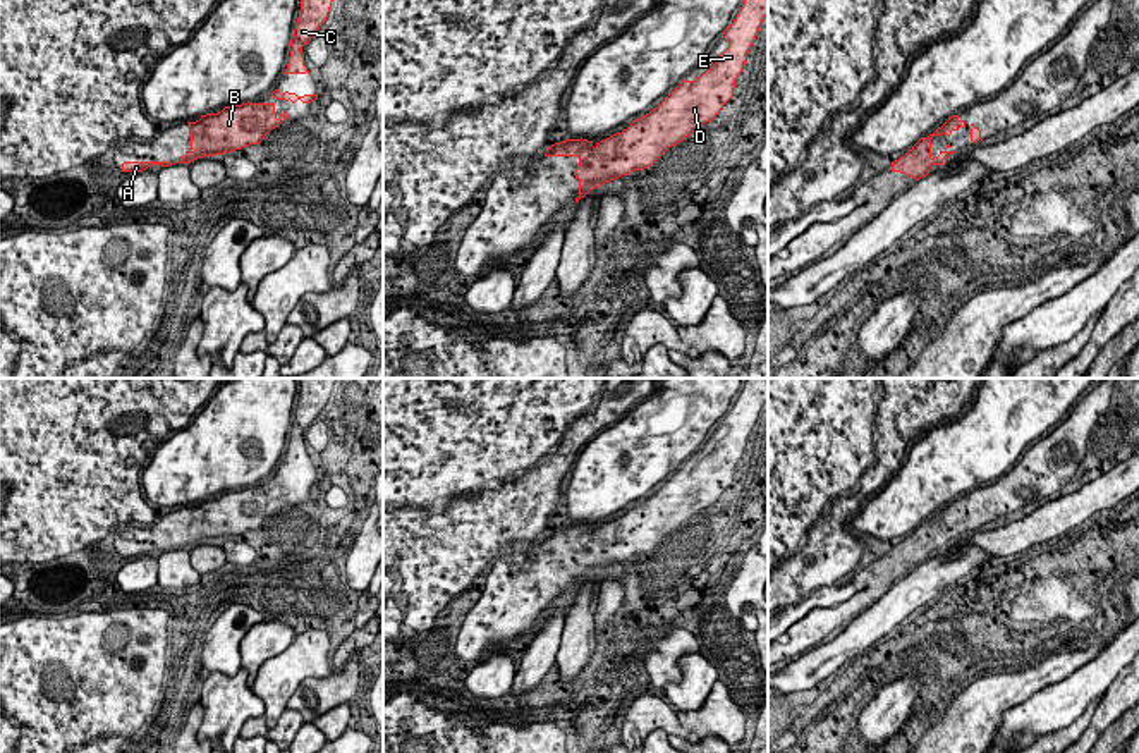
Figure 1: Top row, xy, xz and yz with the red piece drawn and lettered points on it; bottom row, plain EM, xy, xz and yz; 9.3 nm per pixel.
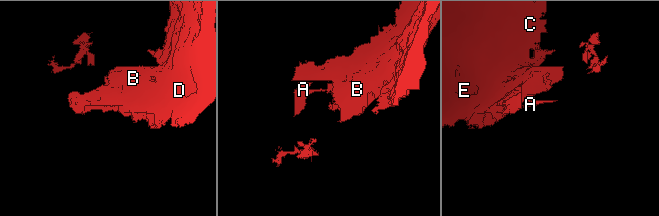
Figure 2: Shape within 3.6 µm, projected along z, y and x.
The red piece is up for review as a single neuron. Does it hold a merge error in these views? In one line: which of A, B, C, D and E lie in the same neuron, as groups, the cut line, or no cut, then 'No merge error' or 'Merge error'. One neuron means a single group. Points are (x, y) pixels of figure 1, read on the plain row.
Groups: A B C D E. No split. No merge error

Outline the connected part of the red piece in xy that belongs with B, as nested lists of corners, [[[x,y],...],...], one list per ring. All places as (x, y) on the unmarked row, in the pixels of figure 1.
[[[242,488],[225,492],[218,499],[201,500],[189,509],[191,535],[177,548],[191,548],[203,542],[215,542],[259,530],[265,521],[289,504],[287,495],[275,499],[275,488]]]

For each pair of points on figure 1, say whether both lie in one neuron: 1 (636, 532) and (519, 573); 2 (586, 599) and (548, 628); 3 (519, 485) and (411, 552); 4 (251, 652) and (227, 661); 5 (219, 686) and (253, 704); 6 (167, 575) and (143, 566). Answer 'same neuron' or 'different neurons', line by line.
1: same neuron
2: different neurons
3: same neuron
4: different neurons
5: same neuron
6: different neurons

